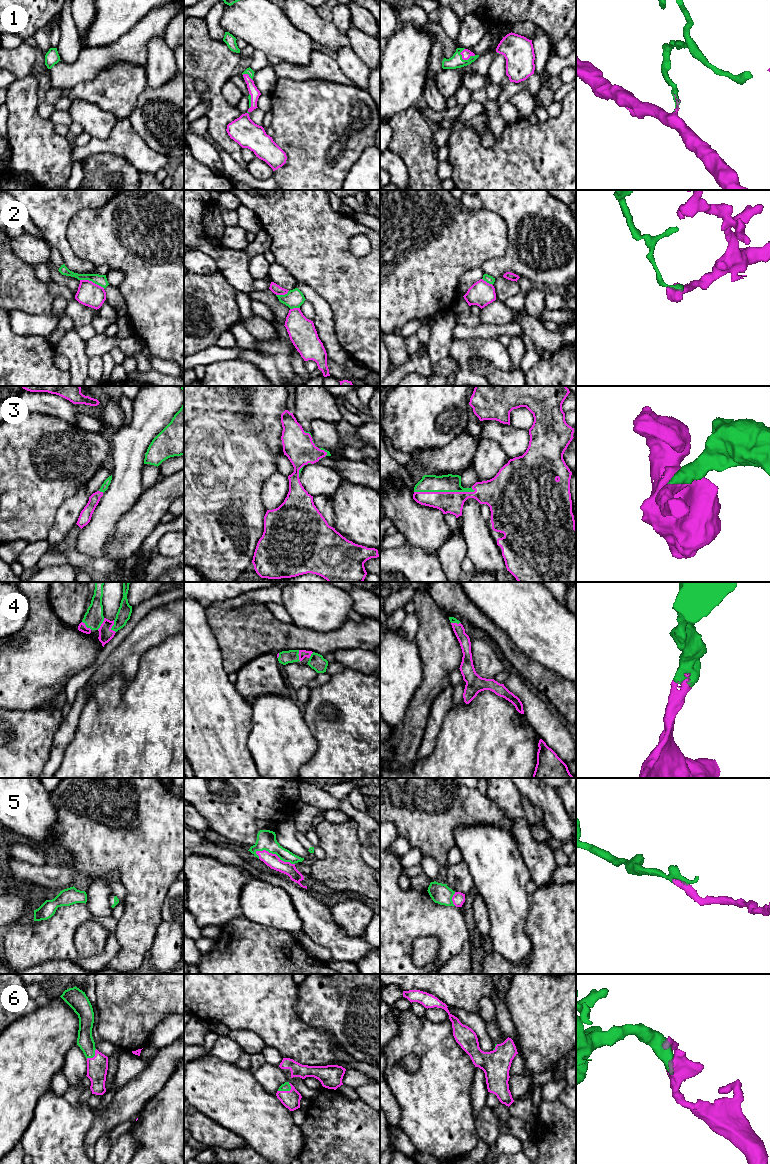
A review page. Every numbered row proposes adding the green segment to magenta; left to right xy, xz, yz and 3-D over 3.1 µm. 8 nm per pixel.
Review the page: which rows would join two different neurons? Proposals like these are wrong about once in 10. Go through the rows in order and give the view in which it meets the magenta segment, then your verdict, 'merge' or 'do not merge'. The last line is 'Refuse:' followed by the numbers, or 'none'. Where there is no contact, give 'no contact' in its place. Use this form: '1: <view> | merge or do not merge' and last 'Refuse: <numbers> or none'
1: yz | merge
2: xy | do not merge
3: yz | merge
4: xy | merge
5: xz | merge
6: xz | merge
Refuse: 2

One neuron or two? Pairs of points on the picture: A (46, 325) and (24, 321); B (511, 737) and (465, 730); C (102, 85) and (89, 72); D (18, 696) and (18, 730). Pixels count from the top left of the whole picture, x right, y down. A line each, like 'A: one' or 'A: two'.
A: one
B: one
C: two
D: two

